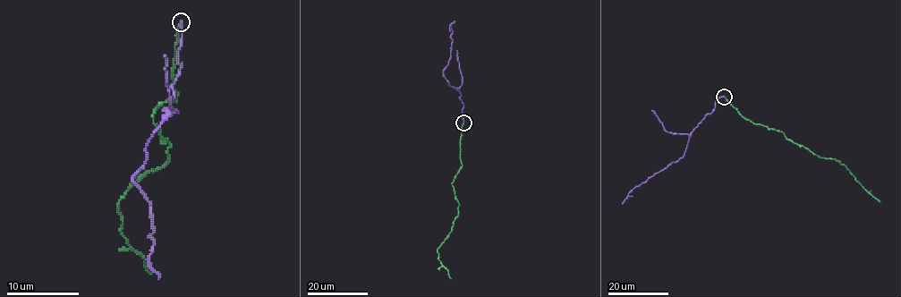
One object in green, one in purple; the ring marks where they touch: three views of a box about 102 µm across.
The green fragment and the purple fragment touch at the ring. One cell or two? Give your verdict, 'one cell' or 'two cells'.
two cells

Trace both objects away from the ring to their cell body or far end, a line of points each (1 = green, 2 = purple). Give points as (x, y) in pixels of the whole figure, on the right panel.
1: (724, 97), (742, 116), (755, 123), (779, 130), (794, 142), (817, 155), (837, 160), (879, 202)
2: (724, 97), (715, 102), (714, 110), (691, 133), (684, 155), (636, 186), (622, 204)

